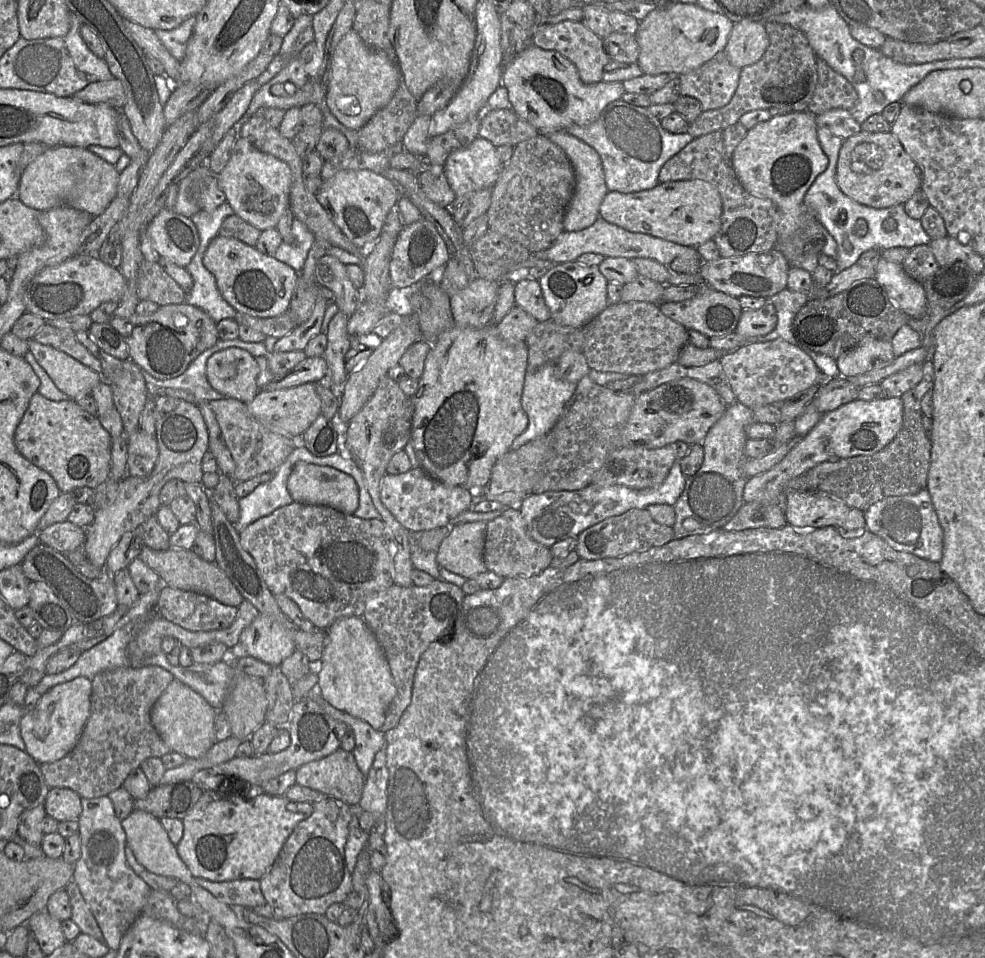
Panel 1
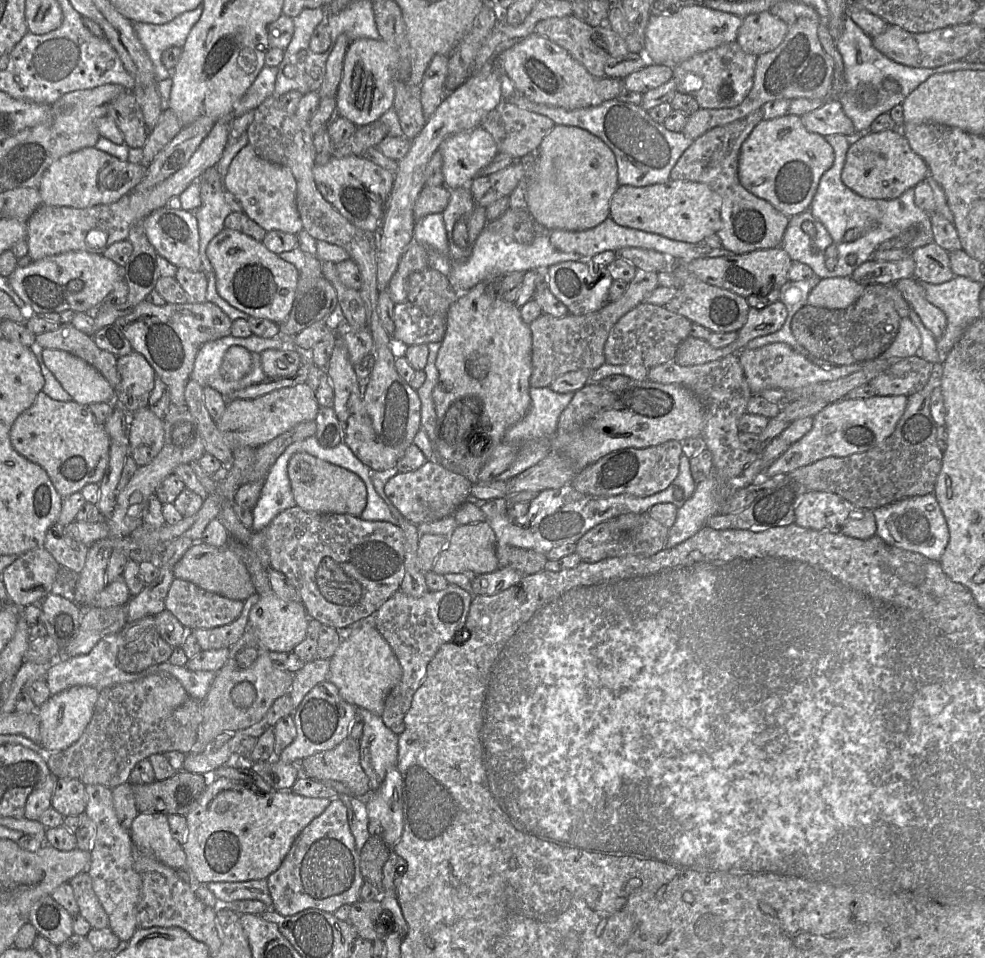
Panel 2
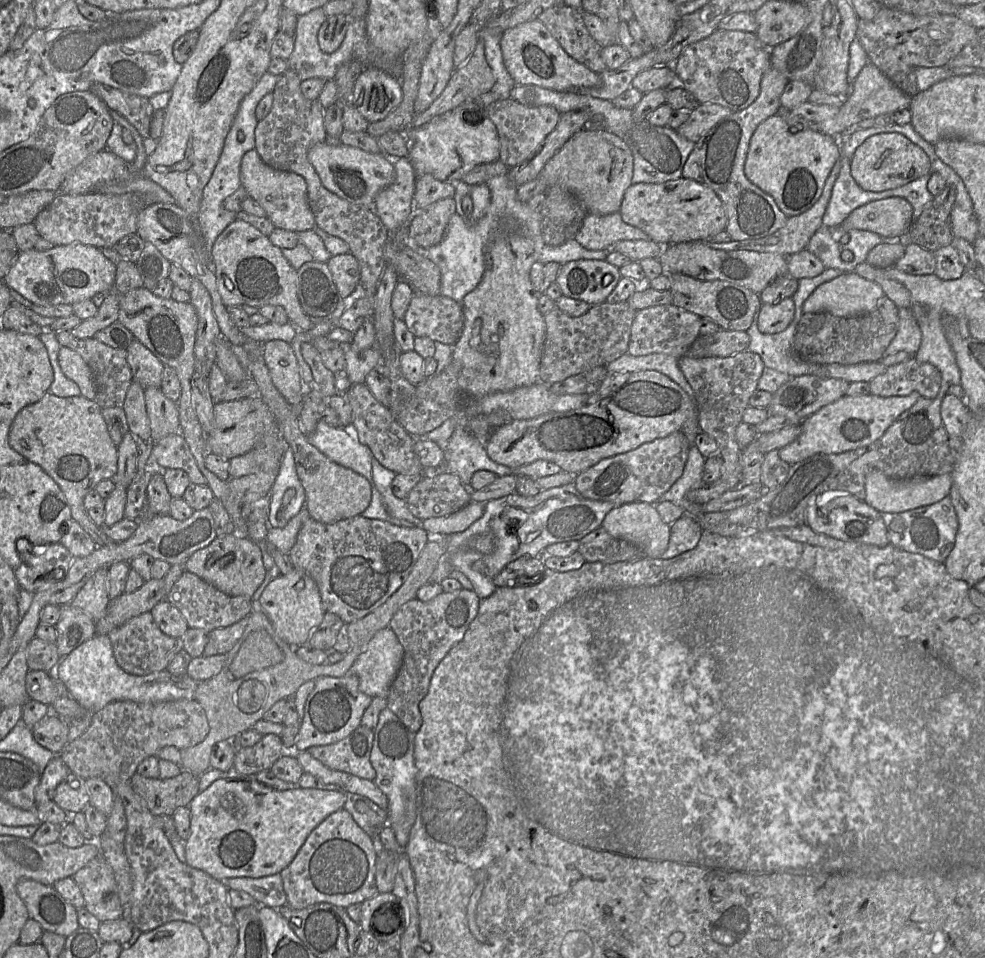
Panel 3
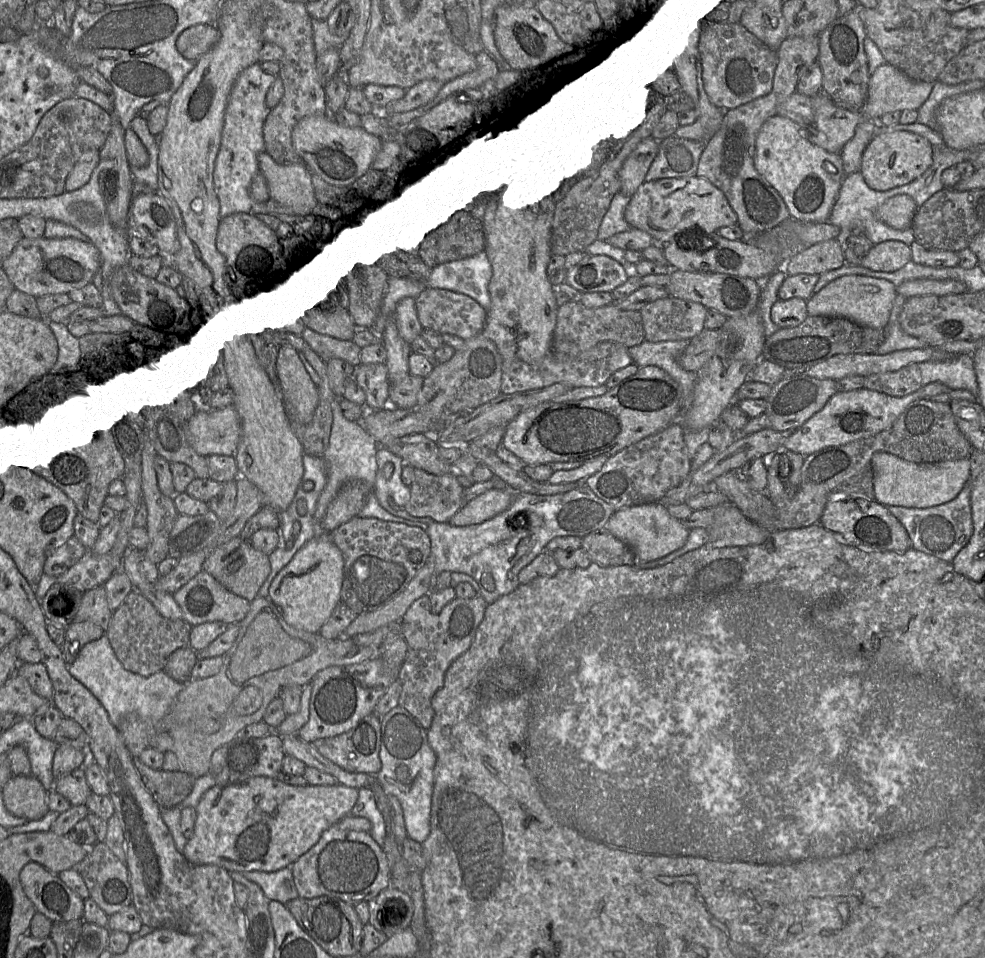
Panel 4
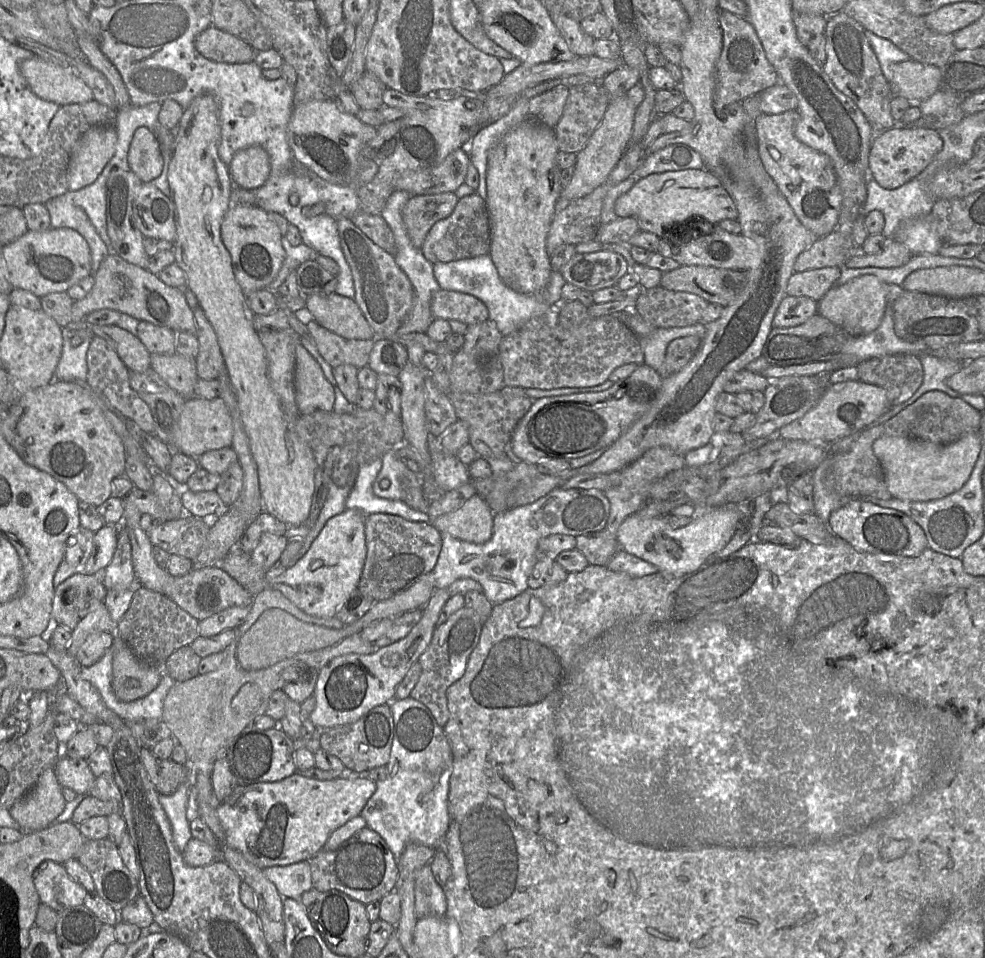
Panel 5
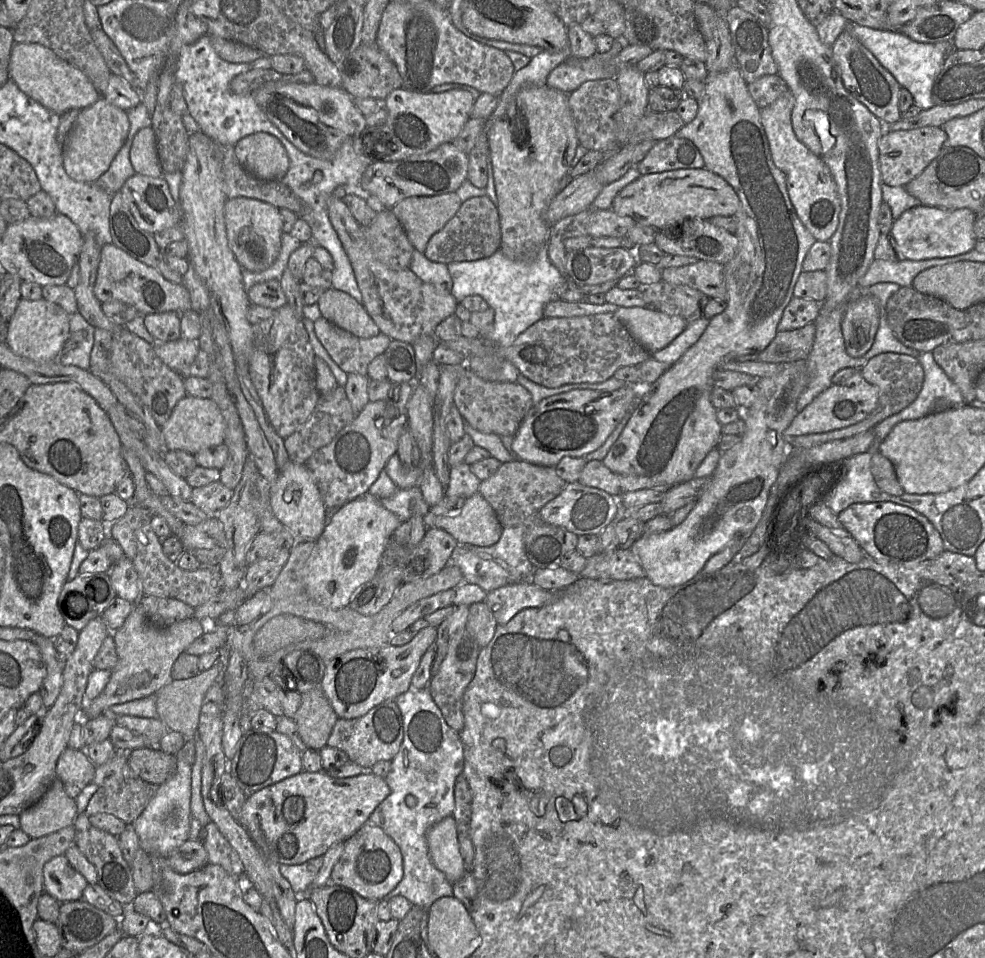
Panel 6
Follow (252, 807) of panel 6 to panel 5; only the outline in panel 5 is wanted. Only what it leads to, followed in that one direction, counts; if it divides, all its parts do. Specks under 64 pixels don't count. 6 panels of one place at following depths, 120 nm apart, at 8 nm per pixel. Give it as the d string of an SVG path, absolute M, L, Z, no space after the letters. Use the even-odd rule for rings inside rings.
M298 773L278 782L236 786L232 794L217 807L217 815L225 833L221 844L239 851L248 862L261 869L308 860L323 849L336 829L361 815L376 787L376 782L368 778L317 780Z

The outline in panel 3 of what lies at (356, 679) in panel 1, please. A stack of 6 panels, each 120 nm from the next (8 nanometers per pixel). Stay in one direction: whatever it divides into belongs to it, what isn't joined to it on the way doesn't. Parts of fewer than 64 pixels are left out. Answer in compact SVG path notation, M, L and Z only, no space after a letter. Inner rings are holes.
M379 630L354 661L350 672L359 680L361 692L386 697L403 662L404 650L394 631Z

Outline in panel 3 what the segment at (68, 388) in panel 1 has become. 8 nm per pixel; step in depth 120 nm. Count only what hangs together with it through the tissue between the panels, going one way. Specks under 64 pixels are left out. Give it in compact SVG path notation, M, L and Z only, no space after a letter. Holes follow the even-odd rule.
M60 347L58 362L65 376L80 388L81 395L89 400L96 396L95 383L91 368L77 352Z

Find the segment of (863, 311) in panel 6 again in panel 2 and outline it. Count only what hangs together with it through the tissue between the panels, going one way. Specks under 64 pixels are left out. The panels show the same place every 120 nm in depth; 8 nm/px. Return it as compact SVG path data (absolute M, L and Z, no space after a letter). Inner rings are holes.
M831 277L821 279L810 291L807 305L844 309L853 304L862 294L864 284L851 277Z

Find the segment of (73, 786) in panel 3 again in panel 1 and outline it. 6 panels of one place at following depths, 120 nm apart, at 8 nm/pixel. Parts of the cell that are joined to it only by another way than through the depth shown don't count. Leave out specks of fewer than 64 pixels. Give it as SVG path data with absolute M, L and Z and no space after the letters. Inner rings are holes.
M50 788L43 805L46 815L58 822L78 820L82 813L80 795L69 788Z

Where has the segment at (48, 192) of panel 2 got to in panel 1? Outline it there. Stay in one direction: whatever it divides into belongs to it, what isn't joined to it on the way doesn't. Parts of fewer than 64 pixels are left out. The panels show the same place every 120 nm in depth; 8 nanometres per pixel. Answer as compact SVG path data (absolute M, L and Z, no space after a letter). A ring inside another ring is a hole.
M65 145L51 147L21 172L15 197L37 211L70 206L98 216L116 198L119 176L115 165L87 148Z

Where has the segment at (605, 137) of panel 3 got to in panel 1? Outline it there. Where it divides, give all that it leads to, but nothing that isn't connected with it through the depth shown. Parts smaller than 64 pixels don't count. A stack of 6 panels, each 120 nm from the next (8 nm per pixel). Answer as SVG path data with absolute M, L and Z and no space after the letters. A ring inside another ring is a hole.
M558 130L547 137L564 151L575 174L575 190L564 214L563 229L564 231L580 231L591 226L599 218L600 205L608 193L601 158L594 148L566 130Z

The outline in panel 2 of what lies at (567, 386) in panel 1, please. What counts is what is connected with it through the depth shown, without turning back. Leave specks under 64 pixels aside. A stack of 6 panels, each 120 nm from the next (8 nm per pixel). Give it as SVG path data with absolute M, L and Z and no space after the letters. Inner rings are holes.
M530 387L531 407L526 416L512 425L505 433L503 441L520 446L514 463L494 480L508 481L526 469L536 465L550 452L549 438L556 431L559 416L570 403L575 392L557 393L548 387Z

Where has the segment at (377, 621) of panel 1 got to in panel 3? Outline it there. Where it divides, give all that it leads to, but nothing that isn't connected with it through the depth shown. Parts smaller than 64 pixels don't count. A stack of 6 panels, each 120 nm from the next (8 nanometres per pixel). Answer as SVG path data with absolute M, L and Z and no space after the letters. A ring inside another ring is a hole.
M462 588L443 592L429 601L417 598L407 601L395 613L389 623L401 643L404 655L402 665L387 694L390 709L411 731L422 725L420 701L426 696L432 674L447 652L463 638L479 608L480 598L473 590Z

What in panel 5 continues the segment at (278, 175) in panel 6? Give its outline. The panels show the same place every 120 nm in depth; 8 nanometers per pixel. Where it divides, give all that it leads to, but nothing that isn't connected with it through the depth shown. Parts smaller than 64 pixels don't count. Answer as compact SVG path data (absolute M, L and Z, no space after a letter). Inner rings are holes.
M257 145L241 149L234 154L229 171L236 186L244 189L259 188L270 175L269 155Z

